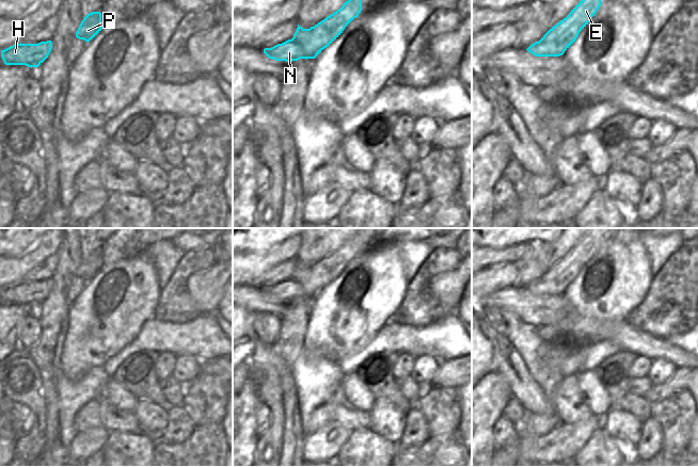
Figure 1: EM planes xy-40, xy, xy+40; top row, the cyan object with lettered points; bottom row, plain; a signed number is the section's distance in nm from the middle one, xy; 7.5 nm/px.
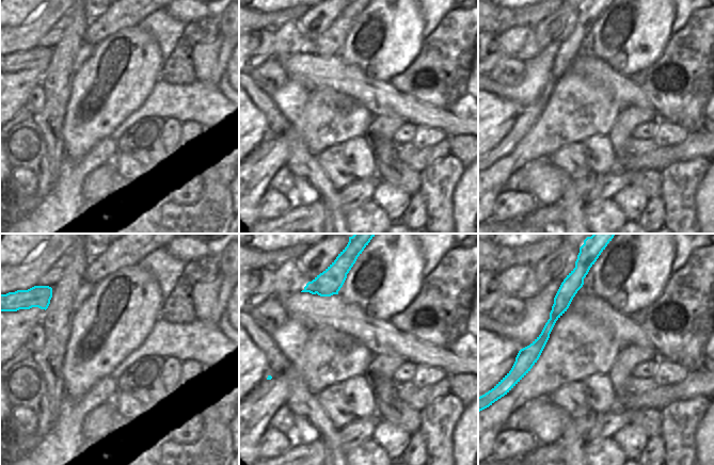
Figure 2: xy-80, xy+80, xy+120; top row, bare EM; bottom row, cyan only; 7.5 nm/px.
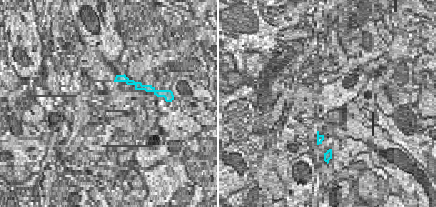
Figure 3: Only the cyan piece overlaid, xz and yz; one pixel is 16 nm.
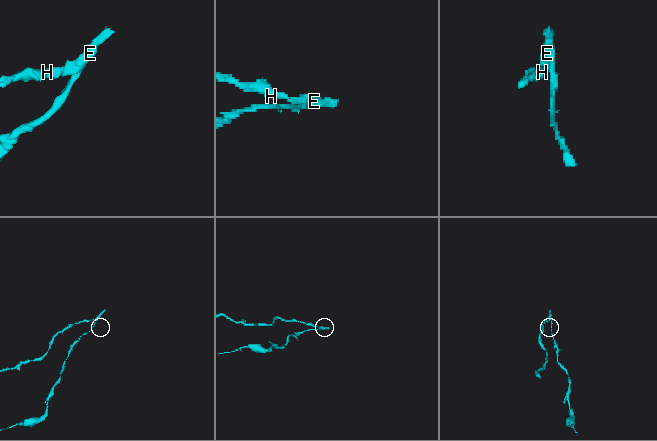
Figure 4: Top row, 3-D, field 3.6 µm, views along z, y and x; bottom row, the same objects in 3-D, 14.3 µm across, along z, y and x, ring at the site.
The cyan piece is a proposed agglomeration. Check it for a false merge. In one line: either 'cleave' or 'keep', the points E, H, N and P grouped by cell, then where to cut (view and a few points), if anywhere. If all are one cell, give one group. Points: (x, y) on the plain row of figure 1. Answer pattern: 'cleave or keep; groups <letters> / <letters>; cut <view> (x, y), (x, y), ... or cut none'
cleave; groups E P / H N; cut xy (292, 276), (310, 290), (311, 296)

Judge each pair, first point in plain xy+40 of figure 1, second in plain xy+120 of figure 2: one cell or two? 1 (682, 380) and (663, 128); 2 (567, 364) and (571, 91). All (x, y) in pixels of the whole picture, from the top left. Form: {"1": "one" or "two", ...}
{"1": "two", "2": "one"}

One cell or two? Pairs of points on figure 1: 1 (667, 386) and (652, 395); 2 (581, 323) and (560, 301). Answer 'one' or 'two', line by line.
1: one
2: two

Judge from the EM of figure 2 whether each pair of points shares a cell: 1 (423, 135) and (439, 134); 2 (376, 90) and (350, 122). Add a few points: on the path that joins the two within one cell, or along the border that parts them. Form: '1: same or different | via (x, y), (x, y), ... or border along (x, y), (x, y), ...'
1: same | via (427, 135), (434, 135)
2: different | border along (352, 82), (363, 93), (369, 124)

